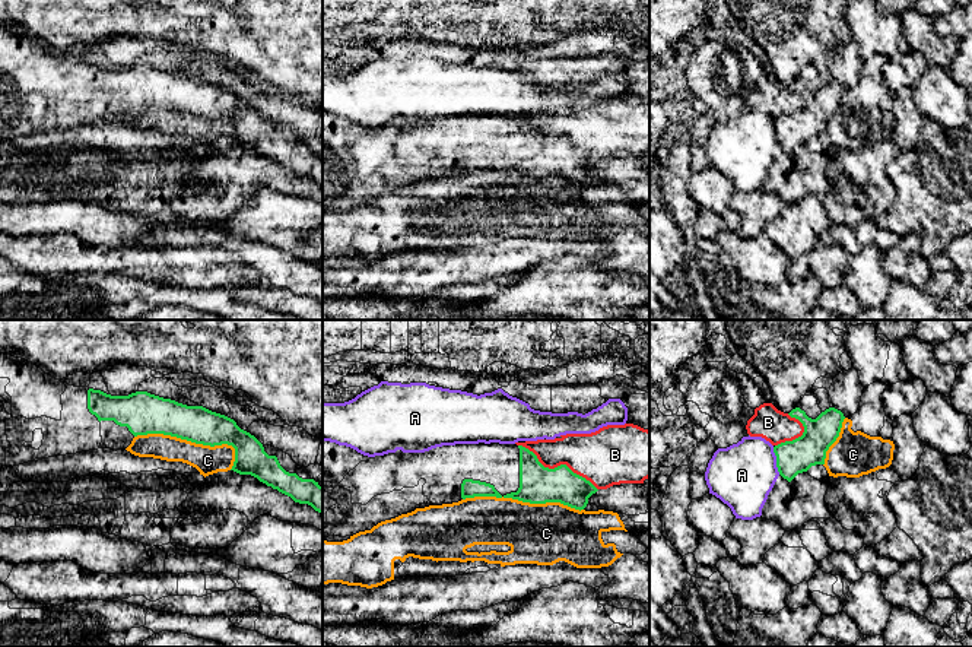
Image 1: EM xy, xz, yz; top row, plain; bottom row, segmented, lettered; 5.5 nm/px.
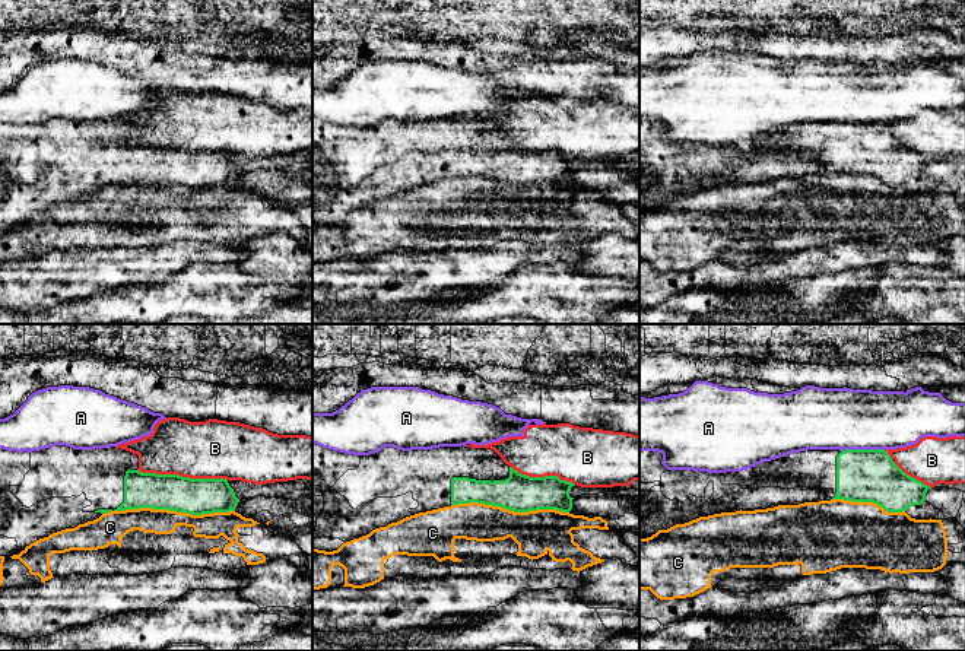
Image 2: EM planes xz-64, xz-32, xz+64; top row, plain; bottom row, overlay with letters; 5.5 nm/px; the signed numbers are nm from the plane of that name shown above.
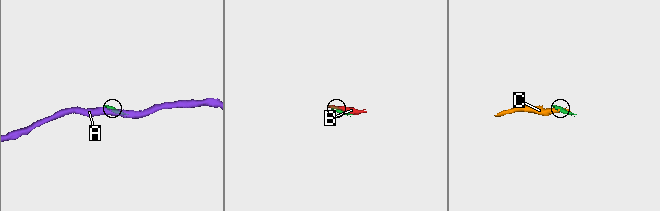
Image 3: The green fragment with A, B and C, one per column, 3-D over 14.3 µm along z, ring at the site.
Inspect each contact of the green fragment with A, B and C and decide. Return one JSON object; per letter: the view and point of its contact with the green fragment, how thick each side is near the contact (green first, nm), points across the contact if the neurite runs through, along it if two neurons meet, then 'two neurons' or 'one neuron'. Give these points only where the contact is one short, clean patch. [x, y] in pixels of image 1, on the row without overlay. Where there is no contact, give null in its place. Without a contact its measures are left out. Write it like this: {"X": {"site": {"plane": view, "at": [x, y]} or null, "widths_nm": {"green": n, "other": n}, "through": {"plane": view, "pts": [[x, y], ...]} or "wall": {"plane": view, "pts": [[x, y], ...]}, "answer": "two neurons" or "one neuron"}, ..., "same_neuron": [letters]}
{"A": {"site": {"plane": "yz", "at": [777, 133]}, "widths_nm": {"green": 190, "other": 360}, "answer": "two neurons"}, "B": {"site": {"plane": "xz", "at": [558, 139]}, "widths_nm": {"green": 200, "other": 300}, "answer": "two neurons"}, "C": {"site": {"plane": "xy", "at": [190, 113]}, "widths_nm": {"green": 200, "other": 160}, "answer": "two neurons"}, "same_neuron": []}

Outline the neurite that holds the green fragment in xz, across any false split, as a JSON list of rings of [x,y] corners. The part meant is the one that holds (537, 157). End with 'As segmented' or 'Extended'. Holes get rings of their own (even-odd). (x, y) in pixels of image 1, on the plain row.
[[[323,114],[323,213],[343,215],[381,194],[474,169],[512,171],[530,177],[560,175],[584,183],[598,162],[566,137],[544,140],[537,129],[517,117],[479,115],[432,121],[425,126],[388,126],[368,130]]]. Extended

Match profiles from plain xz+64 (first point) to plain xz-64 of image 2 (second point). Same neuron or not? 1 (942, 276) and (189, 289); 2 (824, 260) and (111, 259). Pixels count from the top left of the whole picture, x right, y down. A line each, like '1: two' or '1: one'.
1: one
2: one

